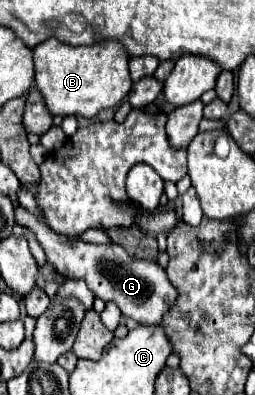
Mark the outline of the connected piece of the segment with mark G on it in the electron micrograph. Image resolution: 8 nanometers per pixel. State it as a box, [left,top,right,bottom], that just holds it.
[16,205,176,325]

